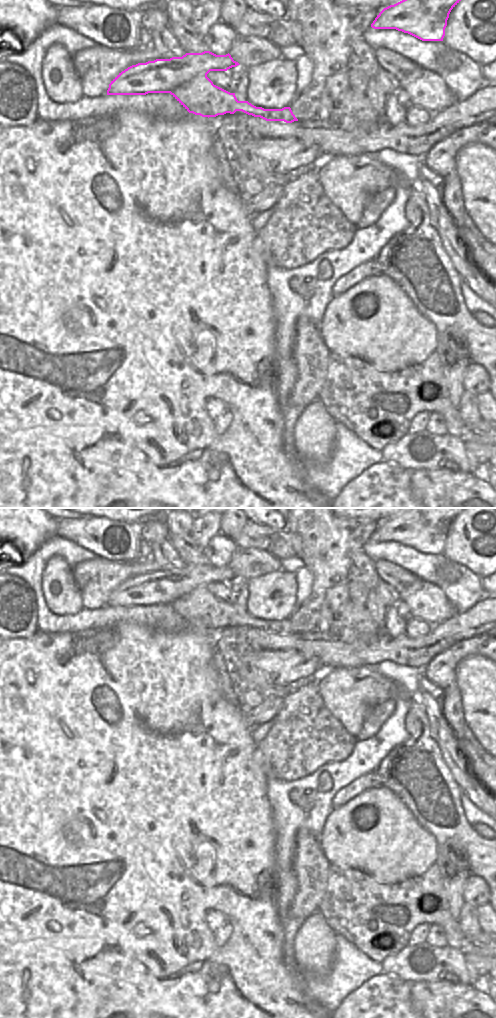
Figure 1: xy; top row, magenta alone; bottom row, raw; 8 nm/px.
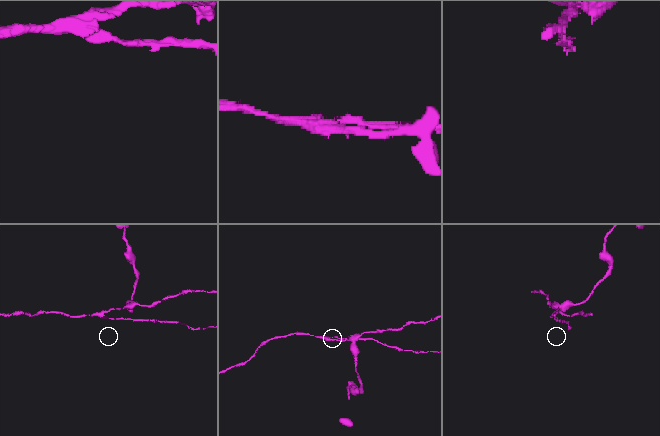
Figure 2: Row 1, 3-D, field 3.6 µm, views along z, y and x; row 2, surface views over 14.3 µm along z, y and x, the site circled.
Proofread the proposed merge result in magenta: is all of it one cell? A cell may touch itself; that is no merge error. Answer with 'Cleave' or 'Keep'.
Cleave

